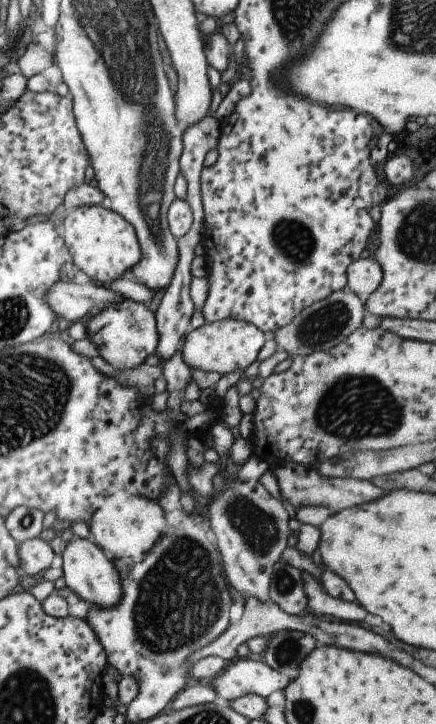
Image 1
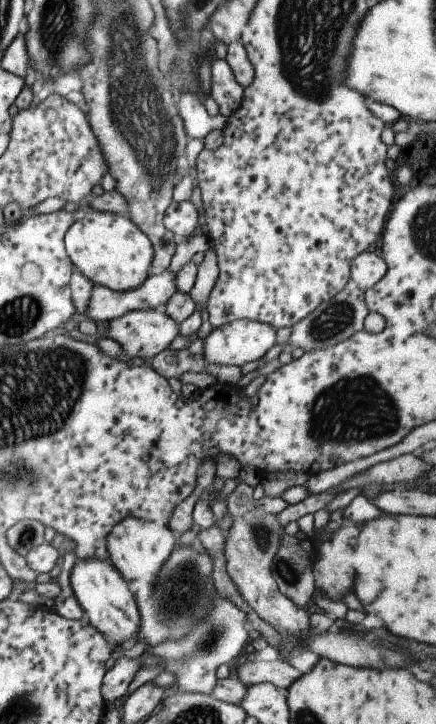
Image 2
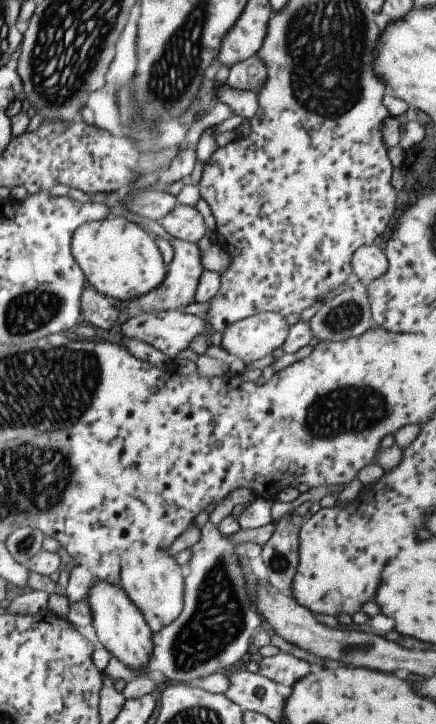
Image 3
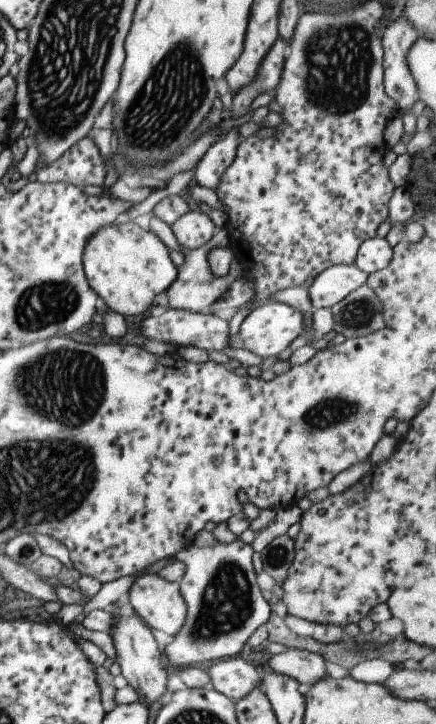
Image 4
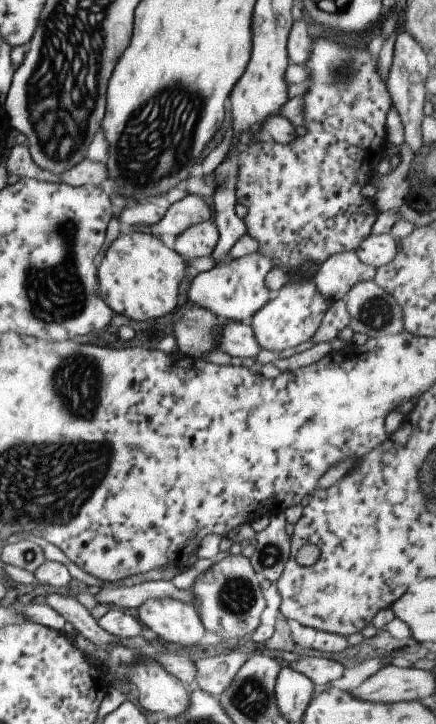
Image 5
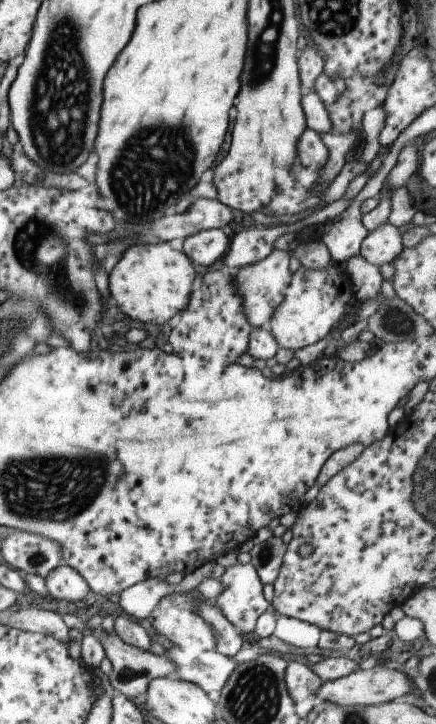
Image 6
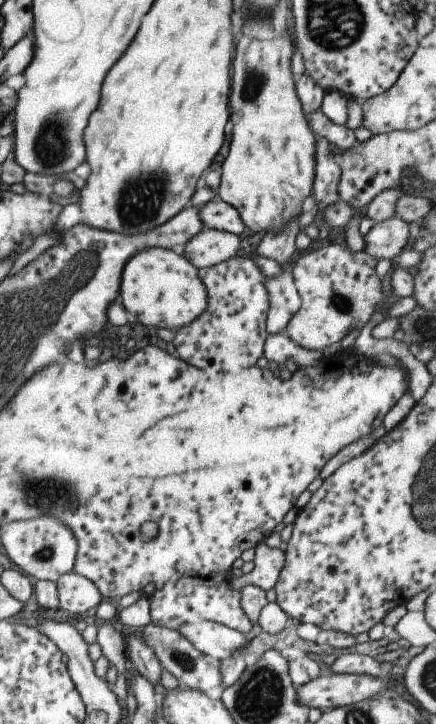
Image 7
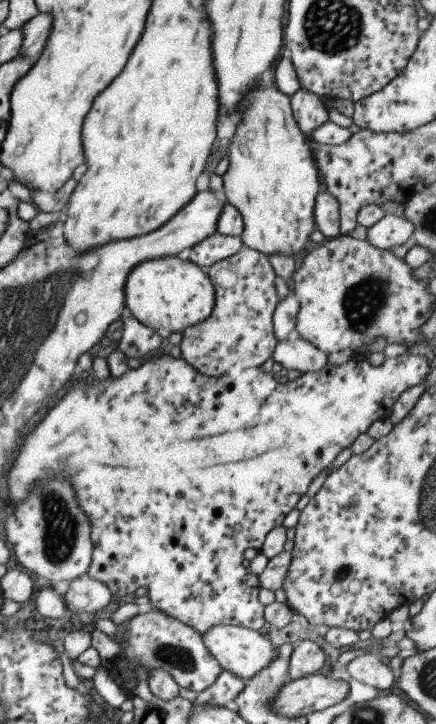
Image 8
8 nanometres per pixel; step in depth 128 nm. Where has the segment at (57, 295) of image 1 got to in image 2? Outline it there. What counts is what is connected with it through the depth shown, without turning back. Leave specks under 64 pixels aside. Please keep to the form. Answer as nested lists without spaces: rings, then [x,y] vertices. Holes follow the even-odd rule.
[[[167,267],[159,274],[148,274],[141,284],[125,292],[115,292],[105,286],[93,284],[85,316],[97,320],[98,323],[108,323],[125,312],[164,307],[165,302],[177,292],[175,276],[177,274]]]

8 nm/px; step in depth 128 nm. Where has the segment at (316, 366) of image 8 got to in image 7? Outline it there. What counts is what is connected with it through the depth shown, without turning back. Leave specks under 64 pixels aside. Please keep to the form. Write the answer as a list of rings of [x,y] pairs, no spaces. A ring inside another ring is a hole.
[[[281,332],[268,334],[263,342],[263,356],[267,361],[271,360],[280,366],[287,360],[293,360],[297,368],[301,369],[315,364],[322,357],[322,351],[305,350],[291,342],[287,335]]]

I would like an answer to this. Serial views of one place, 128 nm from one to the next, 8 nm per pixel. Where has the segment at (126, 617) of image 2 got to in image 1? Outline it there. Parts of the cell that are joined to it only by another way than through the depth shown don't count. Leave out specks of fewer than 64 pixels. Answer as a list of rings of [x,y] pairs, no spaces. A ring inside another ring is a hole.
[[[72,537],[62,549],[60,557],[63,582],[77,594],[77,597],[97,608],[99,606],[111,608],[121,600],[121,582],[119,582],[117,570],[113,568],[112,562],[99,546],[92,542],[91,538]]]

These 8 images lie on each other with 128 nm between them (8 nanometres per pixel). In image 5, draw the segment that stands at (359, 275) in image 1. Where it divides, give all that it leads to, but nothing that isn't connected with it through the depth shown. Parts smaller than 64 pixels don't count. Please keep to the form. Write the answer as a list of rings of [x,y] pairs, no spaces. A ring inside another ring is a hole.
[[[389,233],[366,236],[357,246],[355,256],[365,266],[379,268],[385,266],[397,252],[398,245]]]

